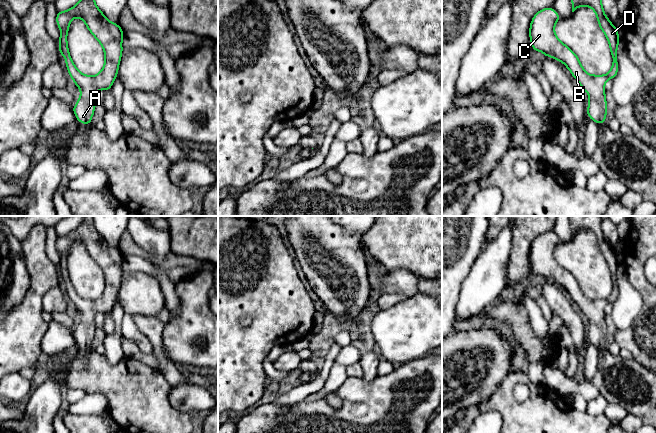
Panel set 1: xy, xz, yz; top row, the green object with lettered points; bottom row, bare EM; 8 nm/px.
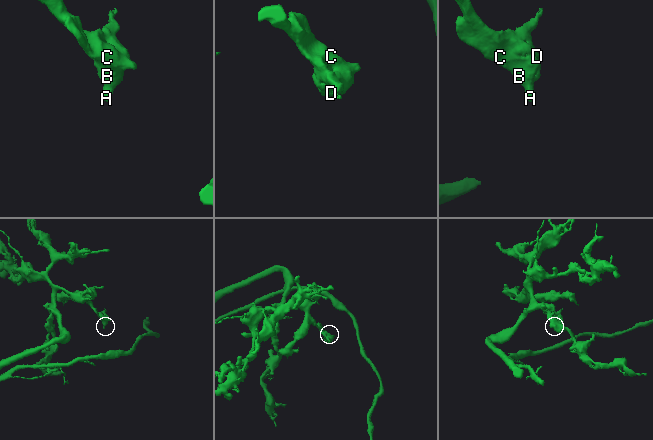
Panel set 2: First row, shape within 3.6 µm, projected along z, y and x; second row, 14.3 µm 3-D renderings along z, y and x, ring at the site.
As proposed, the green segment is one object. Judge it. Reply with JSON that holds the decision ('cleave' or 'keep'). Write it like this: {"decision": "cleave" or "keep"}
{"decision": "keep"}

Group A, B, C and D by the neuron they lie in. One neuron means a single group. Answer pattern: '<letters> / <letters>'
A B C D

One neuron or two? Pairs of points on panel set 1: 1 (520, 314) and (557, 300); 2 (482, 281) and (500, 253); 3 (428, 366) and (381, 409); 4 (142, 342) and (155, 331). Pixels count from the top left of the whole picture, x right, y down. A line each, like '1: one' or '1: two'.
1: two
2: one
3: one
4: two

